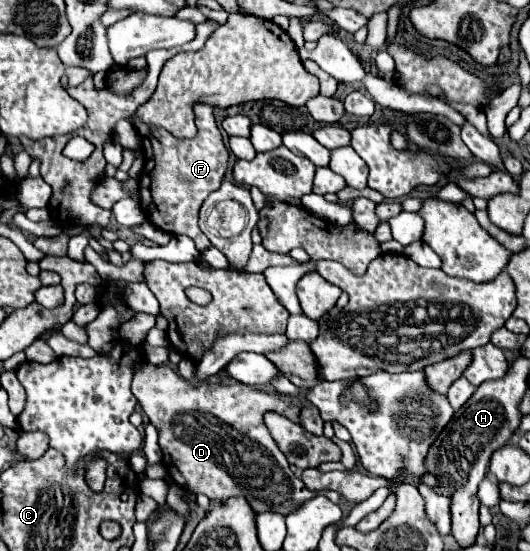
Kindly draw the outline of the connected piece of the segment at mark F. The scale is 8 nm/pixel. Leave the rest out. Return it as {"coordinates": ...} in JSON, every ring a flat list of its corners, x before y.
{"coordinates":[[197,102,195,114,201,114,201,128,197,136,189,140,175,138,171,136,169,130,159,128,159,126,153,128,153,124,139,126,139,136,143,142,145,156,147,156,145,170,149,172,147,176,143,176,145,180,139,180,139,188,141,188,139,202,141,202,141,208,145,210,147,220,153,226,175,236,179,234,189,236,195,242,197,250,203,252,211,246,211,242,199,230,197,214,205,196,209,196,209,192,219,188,227,170,229,152,223,144,223,136,215,122,213,108,209,104]]}

